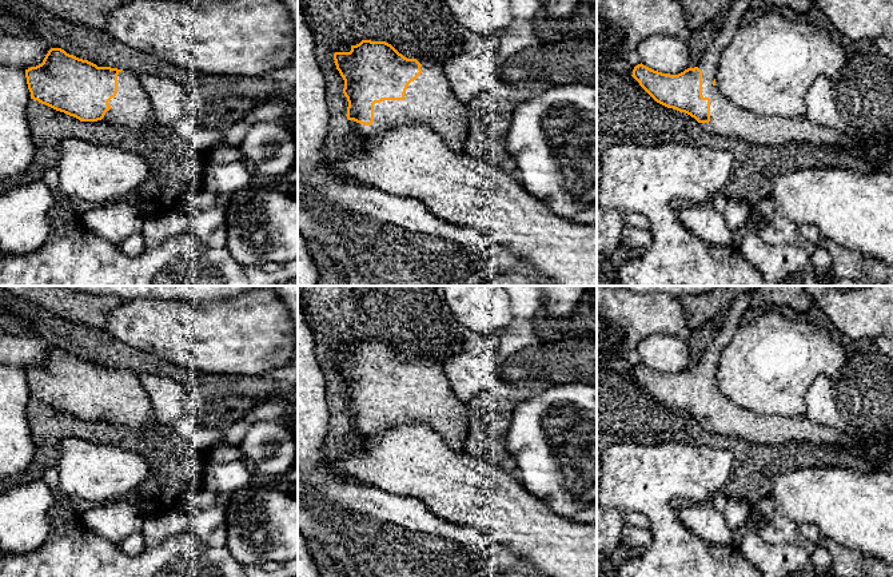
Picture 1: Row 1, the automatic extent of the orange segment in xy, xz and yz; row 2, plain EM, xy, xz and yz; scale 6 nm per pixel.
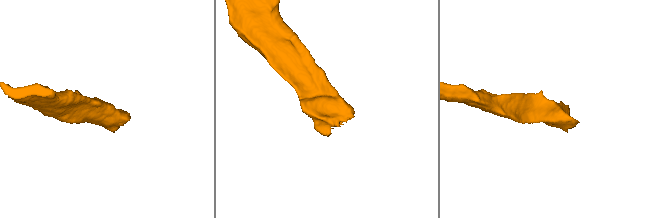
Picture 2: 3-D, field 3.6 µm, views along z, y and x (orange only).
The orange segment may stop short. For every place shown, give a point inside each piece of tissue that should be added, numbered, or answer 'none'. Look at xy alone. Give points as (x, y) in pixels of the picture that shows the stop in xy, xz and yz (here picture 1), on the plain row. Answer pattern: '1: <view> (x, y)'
1: xy (131, 406)

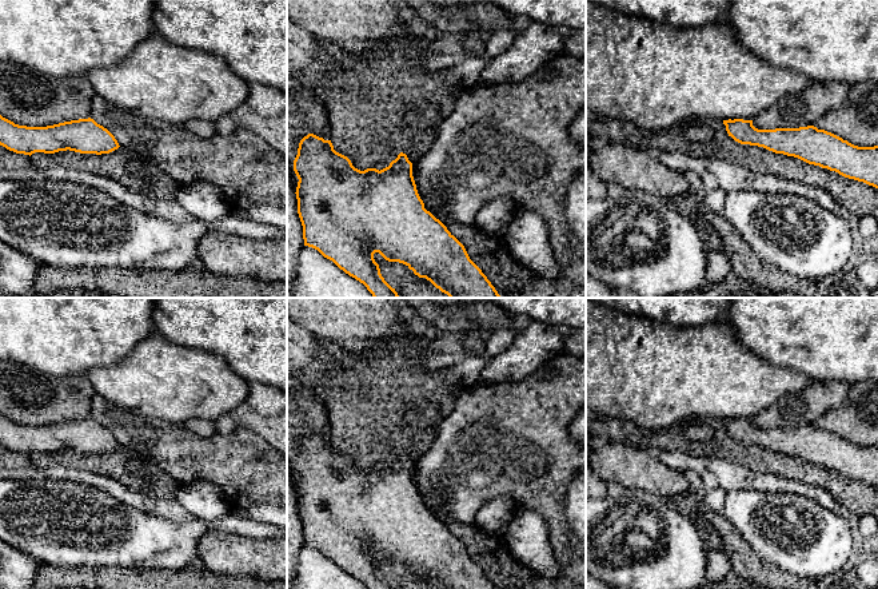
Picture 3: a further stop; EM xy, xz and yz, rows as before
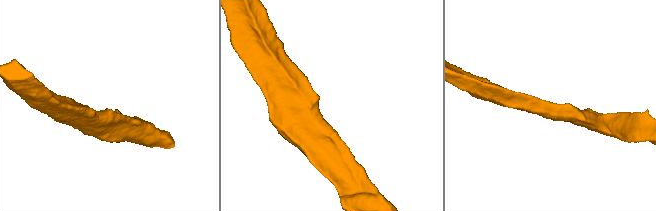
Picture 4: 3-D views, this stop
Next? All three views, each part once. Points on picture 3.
none

